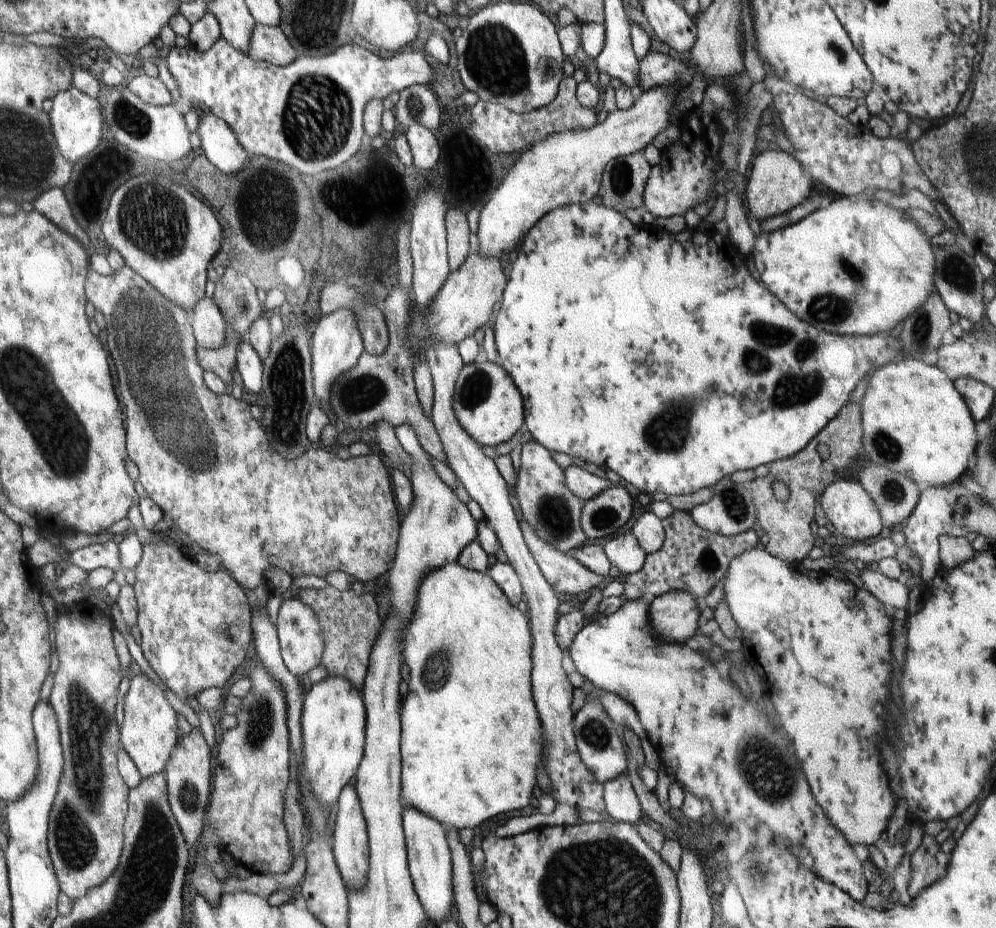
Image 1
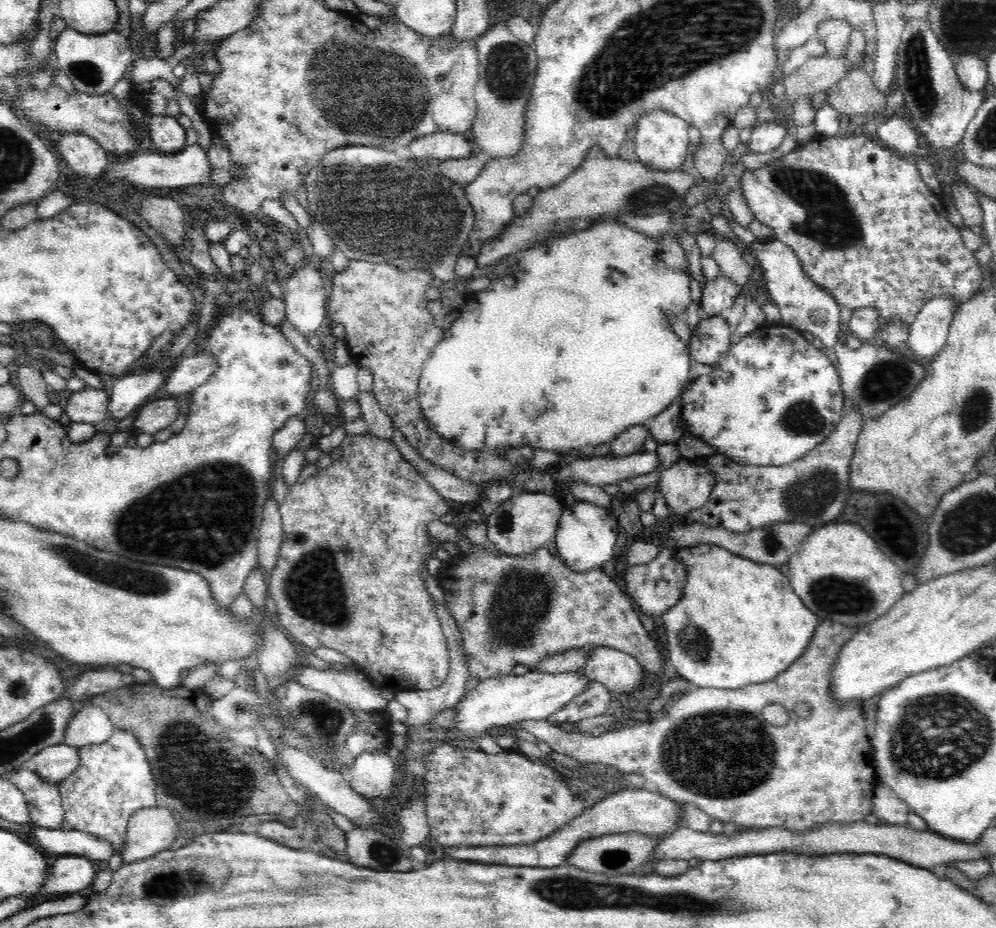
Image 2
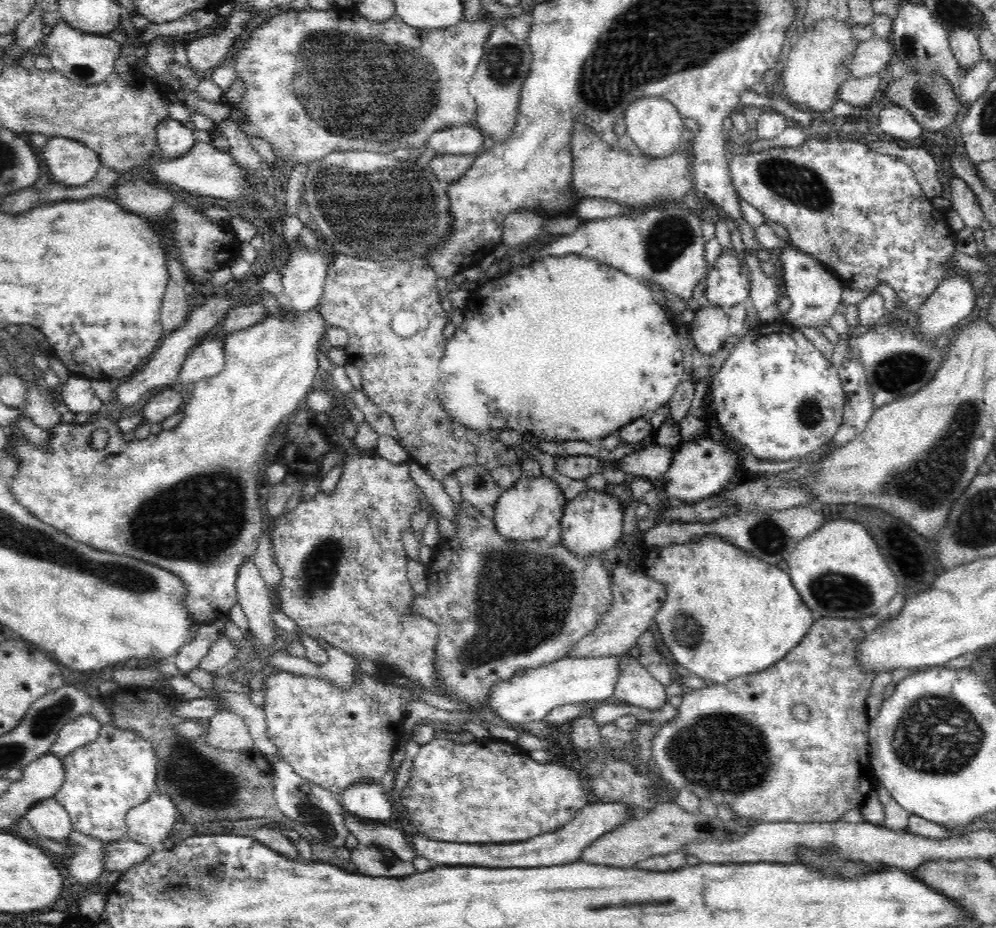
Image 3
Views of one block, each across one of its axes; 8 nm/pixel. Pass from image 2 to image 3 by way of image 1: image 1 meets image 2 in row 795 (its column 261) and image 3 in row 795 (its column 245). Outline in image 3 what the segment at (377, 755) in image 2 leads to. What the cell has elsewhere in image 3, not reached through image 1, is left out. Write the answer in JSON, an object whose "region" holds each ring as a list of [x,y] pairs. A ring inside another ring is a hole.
{"region":[[[367,779],[350,786],[341,796],[344,809],[364,823],[386,825],[392,818],[392,804],[383,792],[381,781]]]}

